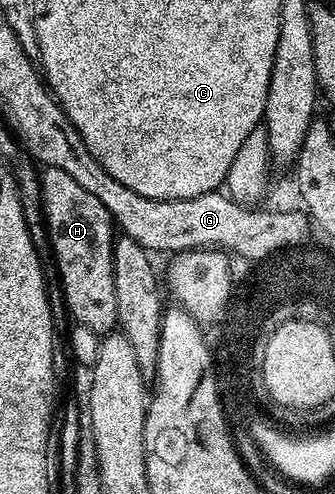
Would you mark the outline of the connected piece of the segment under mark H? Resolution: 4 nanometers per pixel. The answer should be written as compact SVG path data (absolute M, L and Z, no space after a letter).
M45 168L41 173L41 204L45 207L45 224L49 227L49 244L57 259L57 272L61 275L61 288L65 291L65 304L77 324L87 326L98 334L109 334L118 327L115 270L113 269L113 242L115 223L113 216L88 190L83 190L70 175L59 169Z

